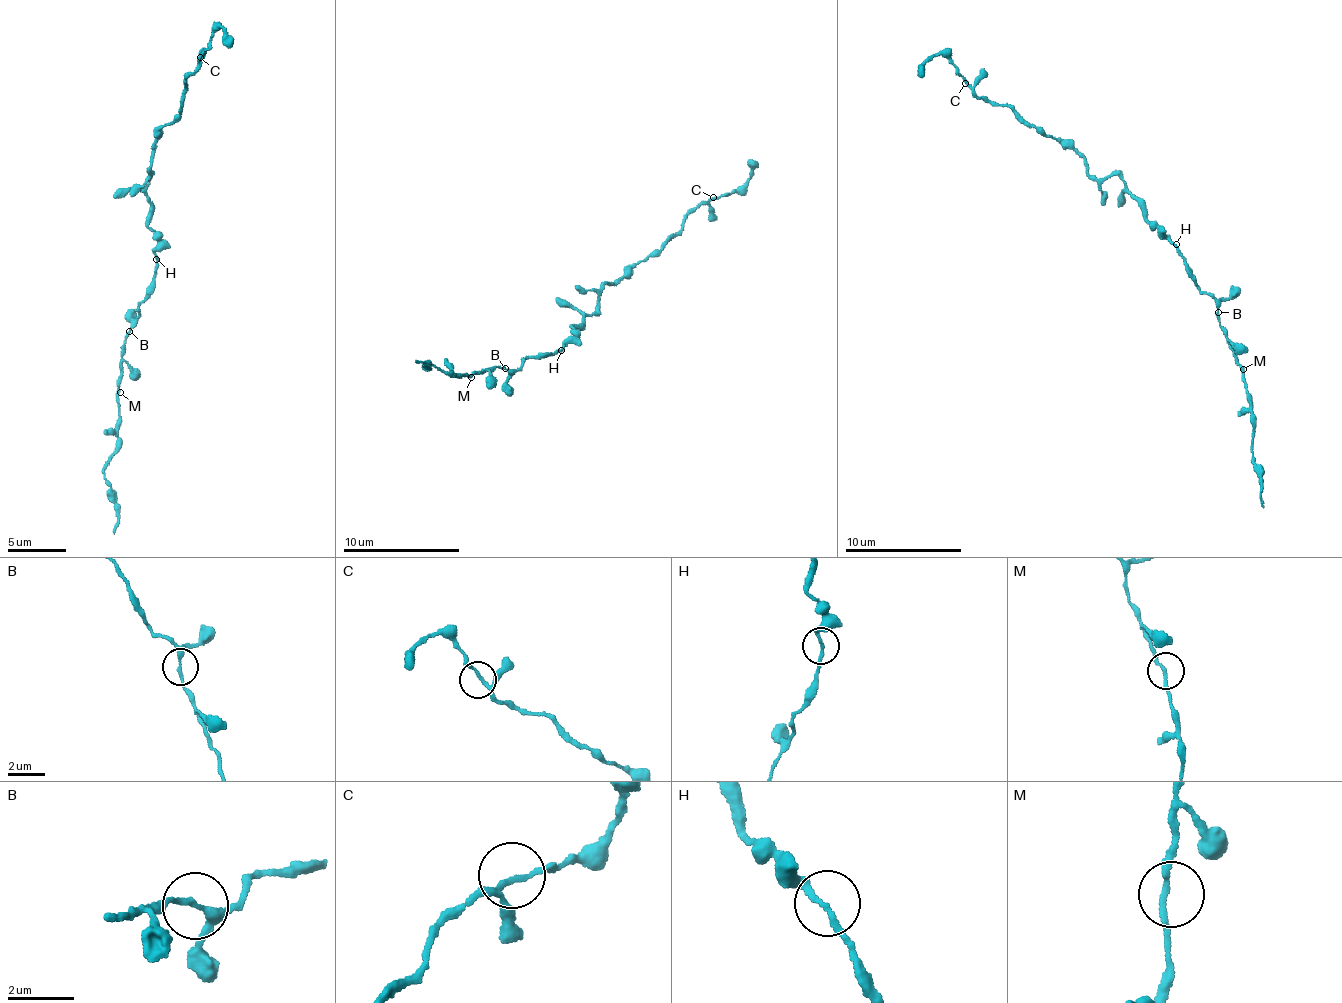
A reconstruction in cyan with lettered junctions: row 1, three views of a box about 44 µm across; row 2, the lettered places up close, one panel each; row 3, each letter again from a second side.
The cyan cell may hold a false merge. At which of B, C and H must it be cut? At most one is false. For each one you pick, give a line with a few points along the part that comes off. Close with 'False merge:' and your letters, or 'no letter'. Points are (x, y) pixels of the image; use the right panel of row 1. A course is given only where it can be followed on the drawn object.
False merge: no letter

